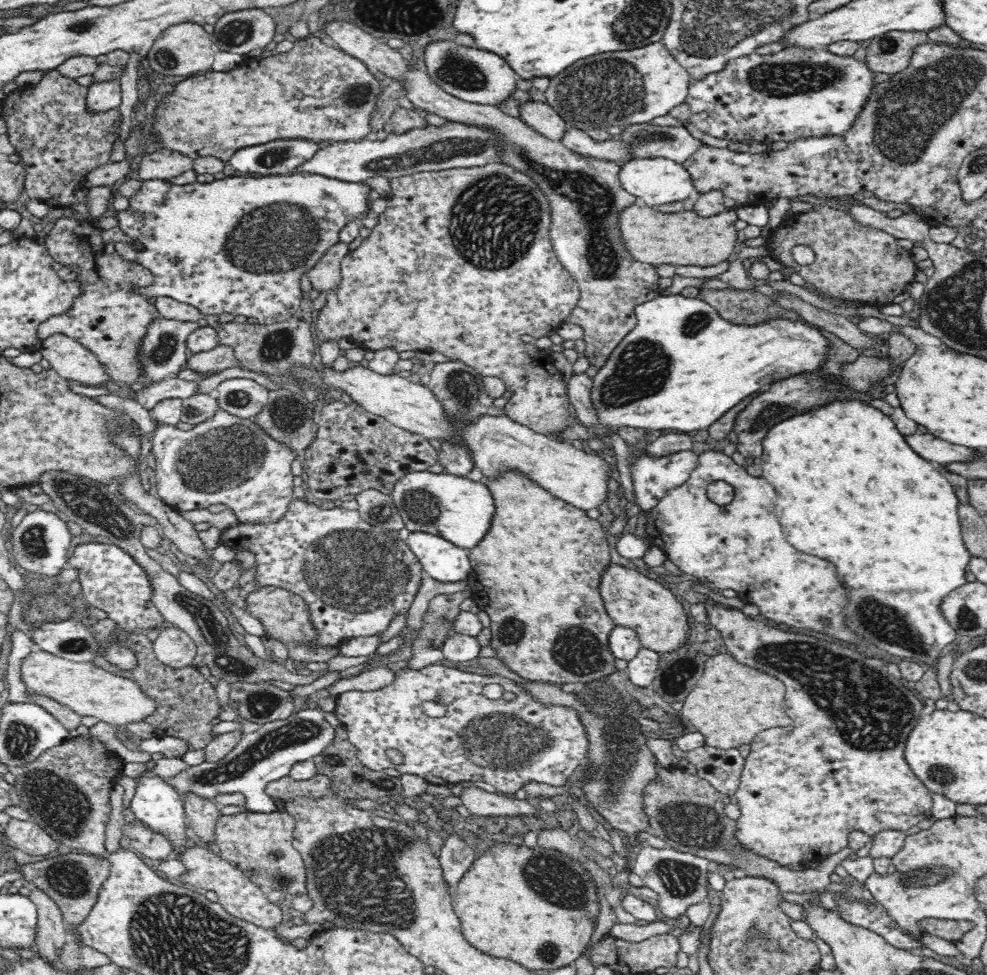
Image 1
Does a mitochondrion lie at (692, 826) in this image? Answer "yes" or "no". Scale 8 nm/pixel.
yes

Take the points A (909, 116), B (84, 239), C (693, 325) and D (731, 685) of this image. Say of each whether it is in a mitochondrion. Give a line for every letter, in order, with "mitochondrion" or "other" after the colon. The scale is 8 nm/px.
A: mitochondrion
B: other
C: mitochondrion
D: other

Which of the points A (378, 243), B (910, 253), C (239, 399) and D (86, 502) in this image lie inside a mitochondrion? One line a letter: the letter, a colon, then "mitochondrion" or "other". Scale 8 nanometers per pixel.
A: other
B: other
C: mitochondrion
D: mitochondrion

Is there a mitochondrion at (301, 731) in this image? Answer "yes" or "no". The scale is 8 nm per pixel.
yes

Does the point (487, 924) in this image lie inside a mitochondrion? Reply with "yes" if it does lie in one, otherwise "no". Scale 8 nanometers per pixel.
no

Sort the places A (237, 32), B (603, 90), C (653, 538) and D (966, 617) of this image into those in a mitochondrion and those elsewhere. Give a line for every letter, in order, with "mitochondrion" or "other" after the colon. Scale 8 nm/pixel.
A: mitochondrion
B: mitochondrion
C: other
D: mitochondrion

